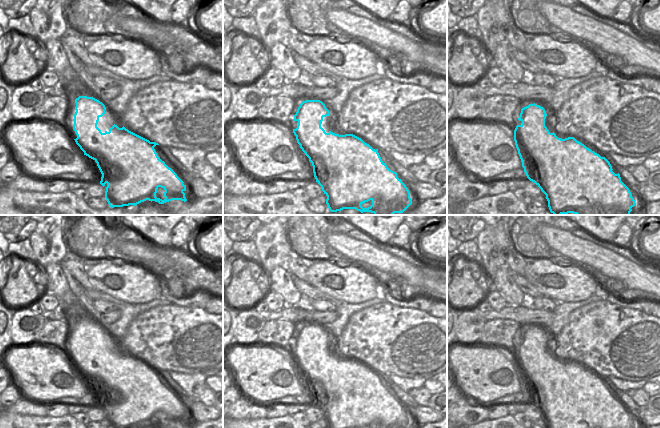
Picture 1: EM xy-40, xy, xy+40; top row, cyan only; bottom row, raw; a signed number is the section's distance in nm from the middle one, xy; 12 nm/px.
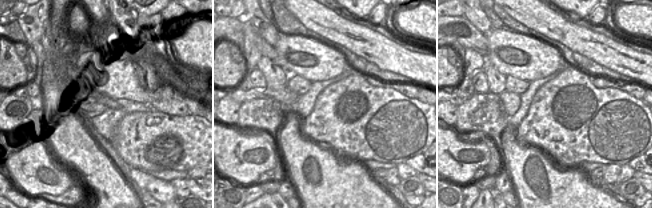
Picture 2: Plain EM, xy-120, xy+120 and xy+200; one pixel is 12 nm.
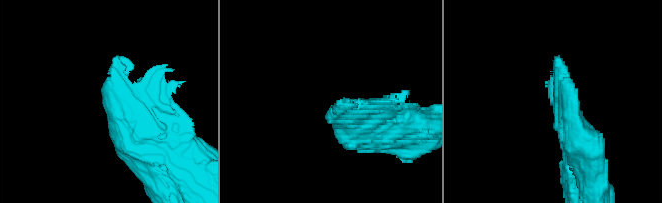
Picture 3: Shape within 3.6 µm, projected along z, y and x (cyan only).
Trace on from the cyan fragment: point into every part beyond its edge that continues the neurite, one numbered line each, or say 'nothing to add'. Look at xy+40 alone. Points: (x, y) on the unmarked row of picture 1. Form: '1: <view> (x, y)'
1: xy+40 (507, 364)

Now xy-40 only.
1: xy-40 (69, 345)

